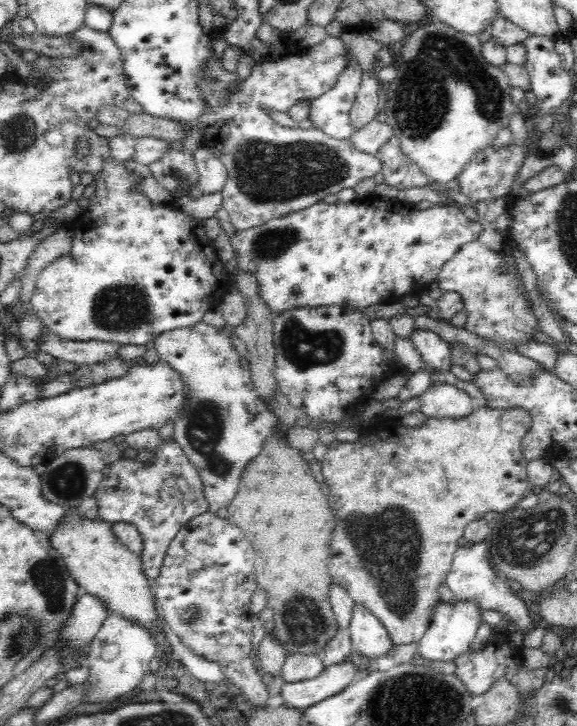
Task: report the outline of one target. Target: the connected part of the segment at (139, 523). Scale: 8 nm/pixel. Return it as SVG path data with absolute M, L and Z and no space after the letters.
M160 440L156 459L151 465L122 456L110 465L105 465L102 483L94 494L98 499L98 517L111 525L133 524L139 530L144 537L141 554L143 571L151 587L157 579L171 538L187 520L208 510L202 486L196 468L188 462L174 440L171 443Z

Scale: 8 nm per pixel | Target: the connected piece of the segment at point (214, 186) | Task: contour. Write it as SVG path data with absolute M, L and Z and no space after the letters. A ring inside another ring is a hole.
M205 145L198 148L193 157L198 167L198 184L192 191L198 191L198 196L221 191L227 179L227 170L223 162Z

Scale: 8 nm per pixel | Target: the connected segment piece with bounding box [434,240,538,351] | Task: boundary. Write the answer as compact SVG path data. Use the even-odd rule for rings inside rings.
M471 240L458 247L436 275L436 286L446 294L462 295L469 317L464 328L486 340L494 340L507 350L514 351L516 341L528 341L530 333L538 329L530 303L519 293L524 288L520 274L501 270L502 254L488 250L481 242Z

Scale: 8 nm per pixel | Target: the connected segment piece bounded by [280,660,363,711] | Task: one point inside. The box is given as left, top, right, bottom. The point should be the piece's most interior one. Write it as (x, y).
(333, 679)

